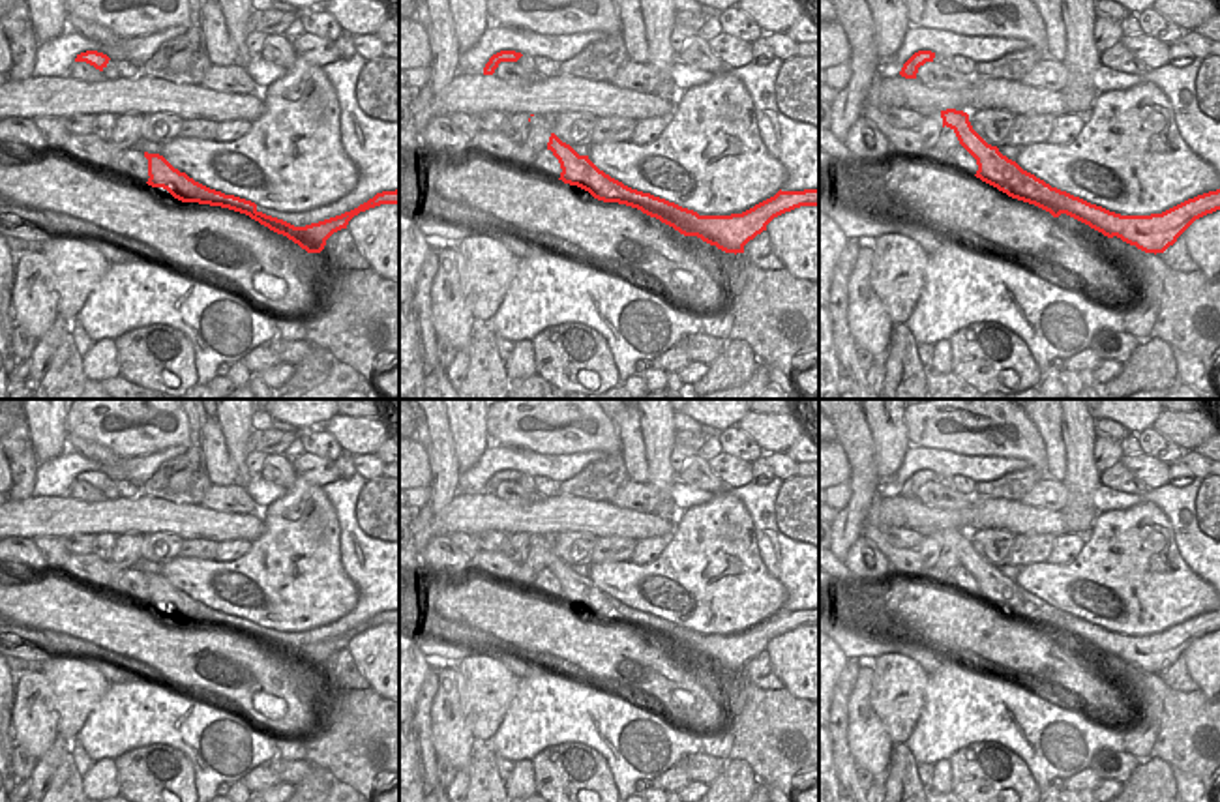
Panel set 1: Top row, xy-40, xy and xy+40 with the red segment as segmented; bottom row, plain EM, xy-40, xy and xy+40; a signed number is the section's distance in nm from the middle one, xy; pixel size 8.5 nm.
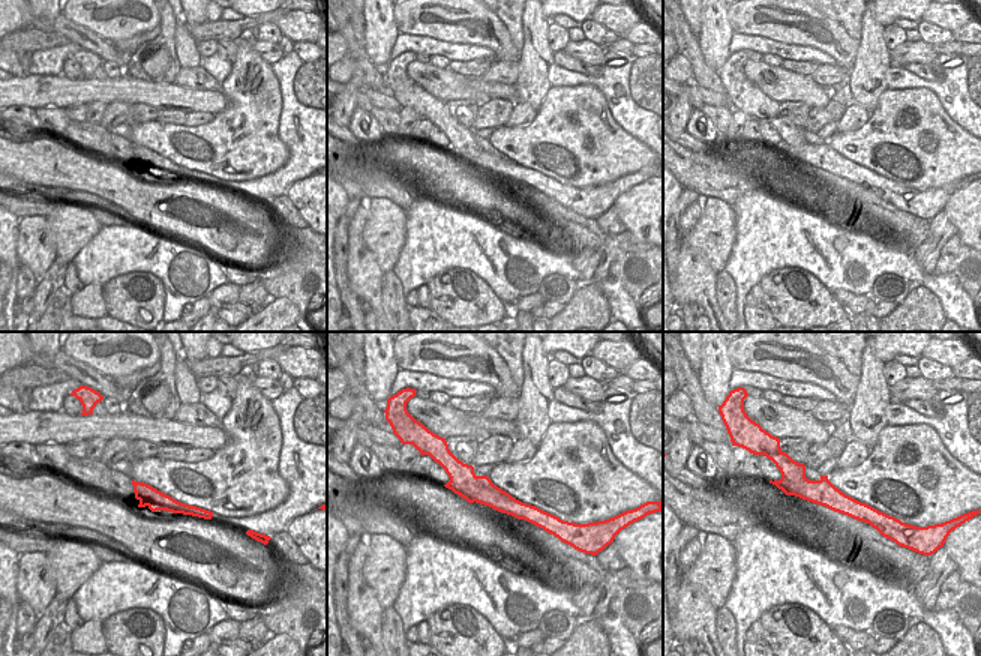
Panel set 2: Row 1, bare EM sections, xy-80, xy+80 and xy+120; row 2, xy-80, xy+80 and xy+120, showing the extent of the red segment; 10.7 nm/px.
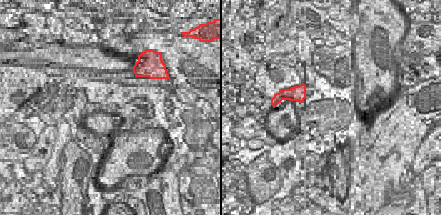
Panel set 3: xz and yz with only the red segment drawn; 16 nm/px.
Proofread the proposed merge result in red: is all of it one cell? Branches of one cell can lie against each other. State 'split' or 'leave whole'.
split

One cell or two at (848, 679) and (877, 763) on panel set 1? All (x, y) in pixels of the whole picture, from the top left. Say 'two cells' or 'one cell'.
two cells

